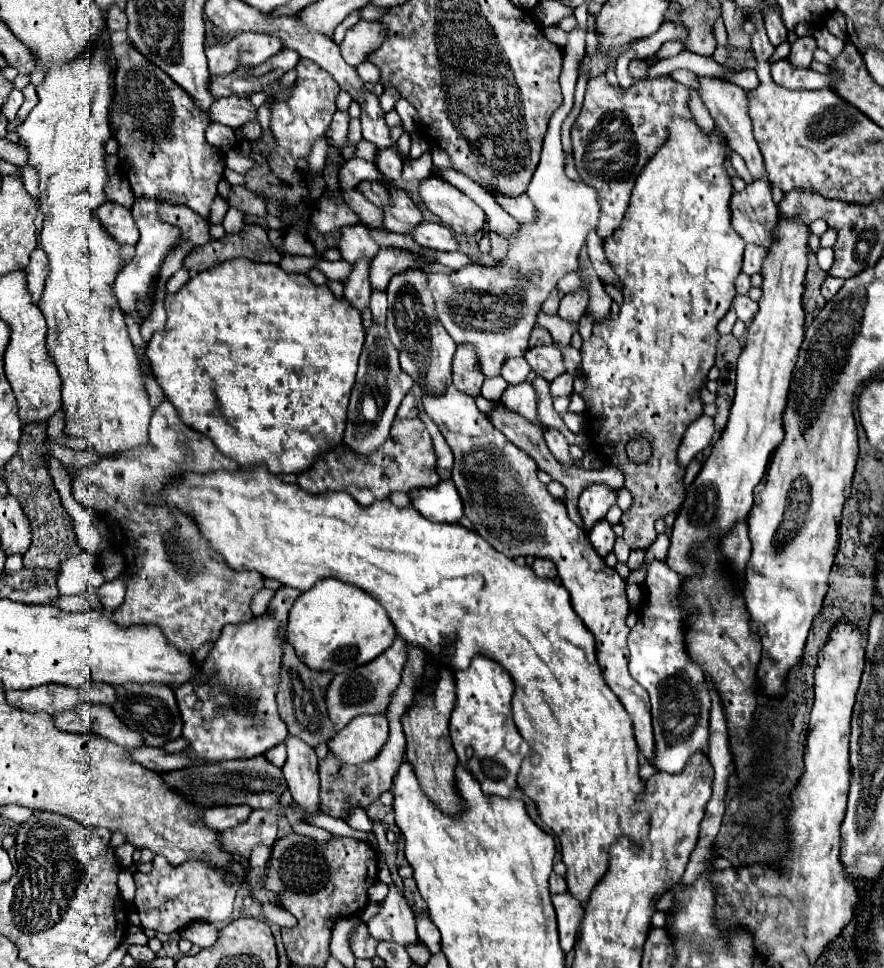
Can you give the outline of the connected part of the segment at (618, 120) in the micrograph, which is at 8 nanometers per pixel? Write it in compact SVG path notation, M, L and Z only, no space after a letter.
M661 76L657 82L637 82L629 90L613 88L607 82L589 82L585 92L585 102L581 108L581 114L577 122L571 128L573 138L573 156L575 156L575 168L581 176L581 180L595 188L597 200L601 206L601 216L597 224L597 236L607 238L615 228L621 224L621 218L627 210L631 190L635 186L637 176L645 168L645 164L655 156L655 152L667 142L669 138L669 122L671 118L681 116L691 120L689 110L689 88L671 80L669 76Z

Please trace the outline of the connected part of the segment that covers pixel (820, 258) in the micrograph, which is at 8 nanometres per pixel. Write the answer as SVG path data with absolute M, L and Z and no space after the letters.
M830 247L821 248L819 251L821 252L816 254L818 264L822 270L827 272L833 265L834 251Z

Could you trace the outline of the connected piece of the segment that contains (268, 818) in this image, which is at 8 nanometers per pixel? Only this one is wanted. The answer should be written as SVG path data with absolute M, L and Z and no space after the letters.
M279 804L273 810L255 810L247 822L221 832L223 846L231 854L239 854L241 858L249 858L251 848L255 844L273 846L277 838L277 818Z

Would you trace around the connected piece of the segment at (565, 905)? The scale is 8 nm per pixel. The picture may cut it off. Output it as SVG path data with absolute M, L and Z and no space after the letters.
M569 892L555 894L553 906L557 917L561 948L563 948L563 952L569 952L575 946L575 940L577 940L579 924L583 920L583 906L573 896L569 896Z

